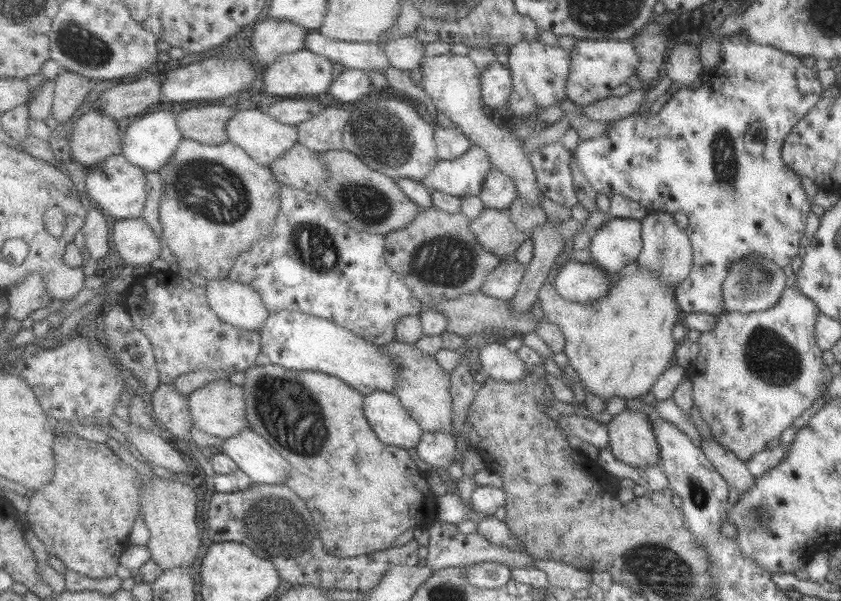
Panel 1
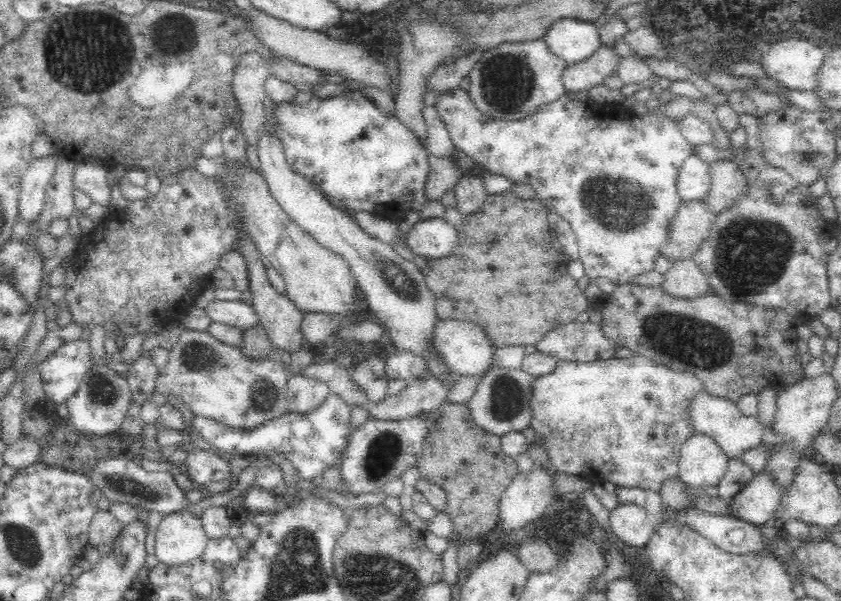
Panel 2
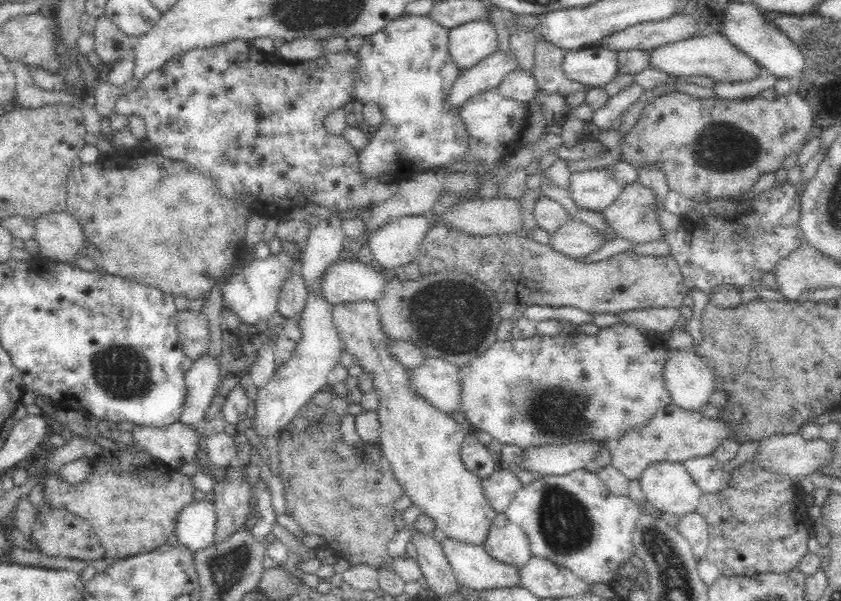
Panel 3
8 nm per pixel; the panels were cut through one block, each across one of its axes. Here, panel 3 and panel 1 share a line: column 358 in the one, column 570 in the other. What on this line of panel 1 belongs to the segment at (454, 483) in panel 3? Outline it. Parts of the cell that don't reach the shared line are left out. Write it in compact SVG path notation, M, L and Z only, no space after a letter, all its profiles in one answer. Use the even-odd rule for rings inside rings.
M638 268L633 275L616 277L616 283L613 288L611 288L611 292L609 292L606 297L601 298L601 300L596 302L582 304L581 302L571 301L559 293L556 283L548 283L542 289L542 292L540 293L540 302L542 302L546 318L553 323L558 324L558 326L561 326L565 331L565 335L567 336L566 354L569 357L571 366L579 373L579 377L583 380L585 392L592 392L592 394L596 394L596 396L599 396L605 404L610 402L614 396L618 396L618 398L625 398L627 400L630 400L631 398L647 398L647 395L650 394L654 384L658 381L658 378L668 368L668 364L672 362L672 358L674 358L674 353L676 352L679 344L679 342L672 338L672 328L674 324L676 324L676 320L678 320L678 314L680 314L680 308L675 298L675 288L676 286L665 284L665 282L663 282L659 276L655 276L653 272L650 272L645 268Z

